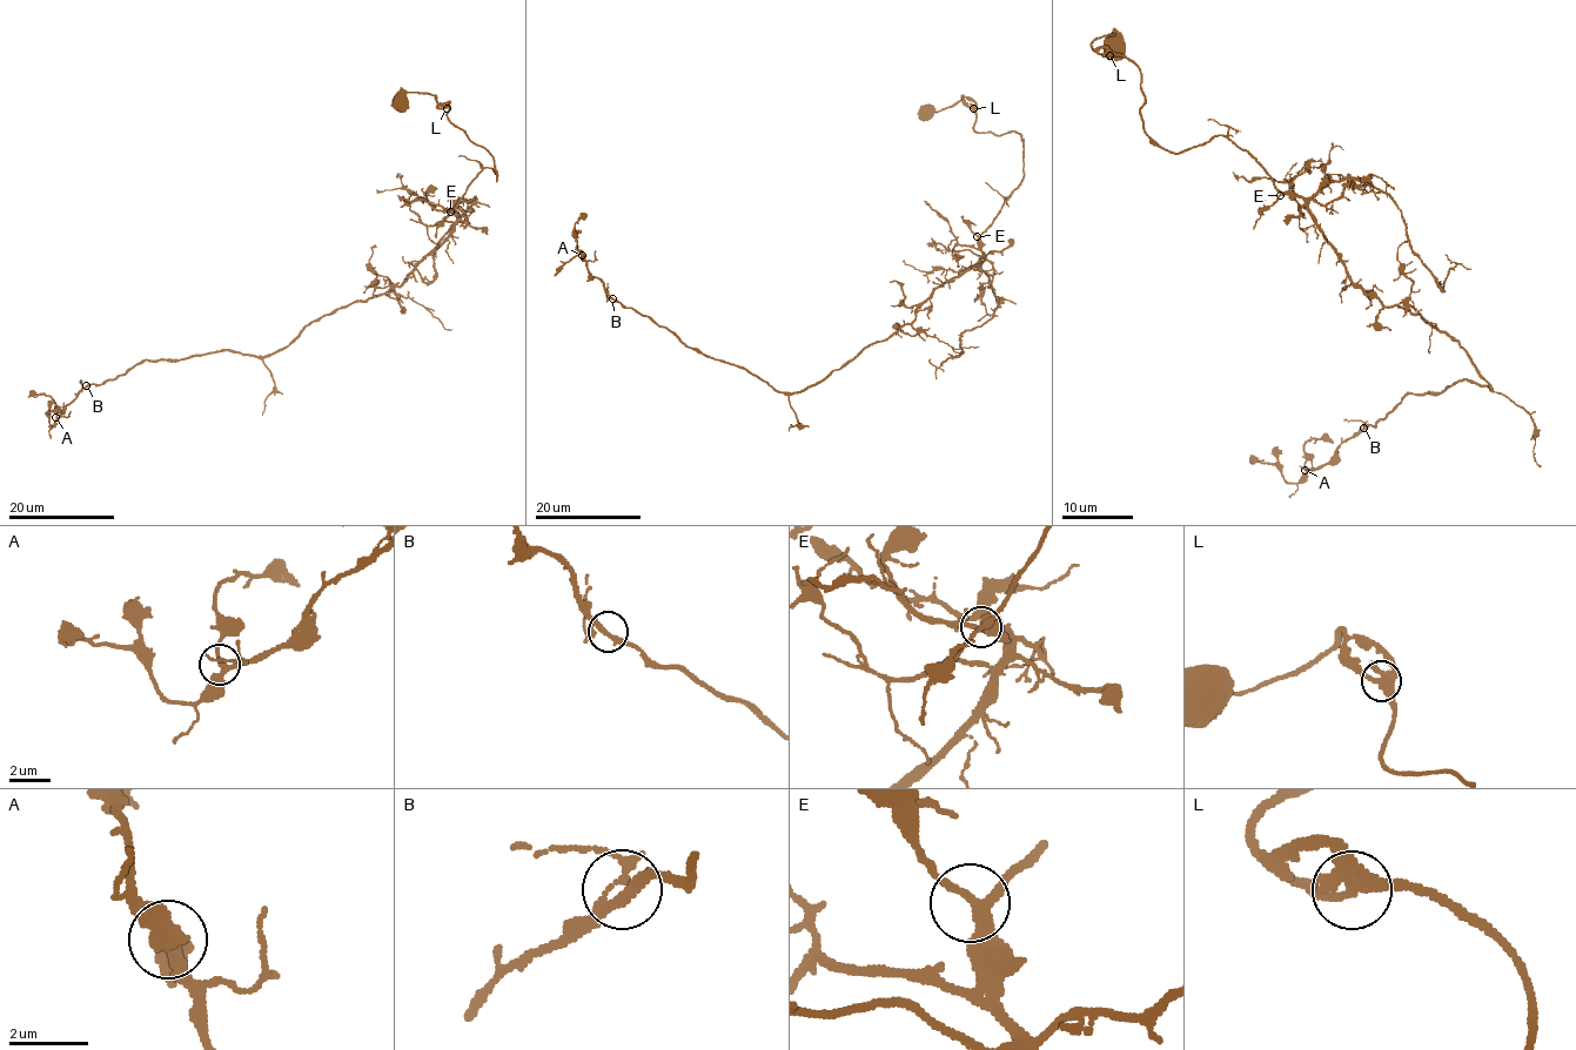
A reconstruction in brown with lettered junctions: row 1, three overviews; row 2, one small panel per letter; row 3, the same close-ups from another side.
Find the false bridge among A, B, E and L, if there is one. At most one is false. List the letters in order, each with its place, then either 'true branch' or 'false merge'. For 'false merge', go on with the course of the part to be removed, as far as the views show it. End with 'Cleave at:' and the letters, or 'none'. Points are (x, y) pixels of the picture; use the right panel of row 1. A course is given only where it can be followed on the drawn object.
A: at (1305, 470); true branch
B: at (1363, 428); true branch
E: at (1280, 195); true branch
L: at (1110, 55); true branch
Cleave at: none

